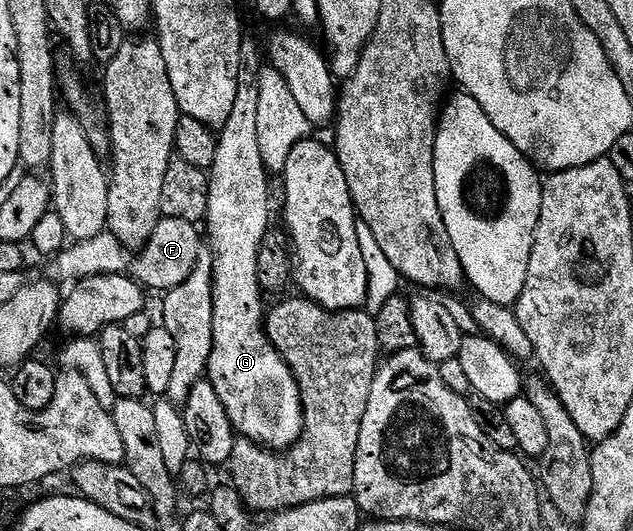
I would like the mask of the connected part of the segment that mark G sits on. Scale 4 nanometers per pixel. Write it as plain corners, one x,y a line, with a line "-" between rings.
244,31
233,111
218,131
214,160
208,171
209,208
205,234
209,236
209,253
214,260
214,294
213,350
205,378
217,388
217,396
221,396
221,404
225,404
225,412
238,437
269,450
286,452
303,431
303,401
295,374
272,346
264,330
264,295
257,280
258,249
271,228
271,178
261,156
257,133
259,73
262,69
259,44
251,31

